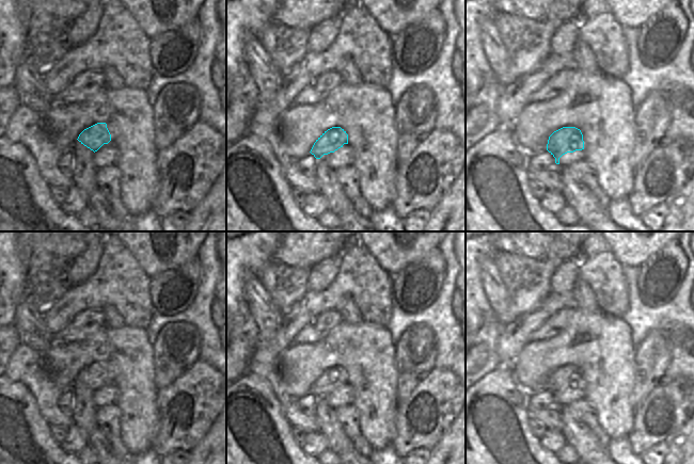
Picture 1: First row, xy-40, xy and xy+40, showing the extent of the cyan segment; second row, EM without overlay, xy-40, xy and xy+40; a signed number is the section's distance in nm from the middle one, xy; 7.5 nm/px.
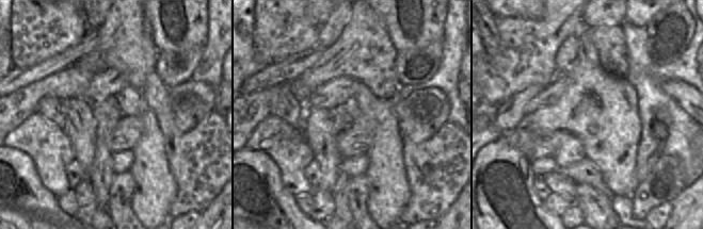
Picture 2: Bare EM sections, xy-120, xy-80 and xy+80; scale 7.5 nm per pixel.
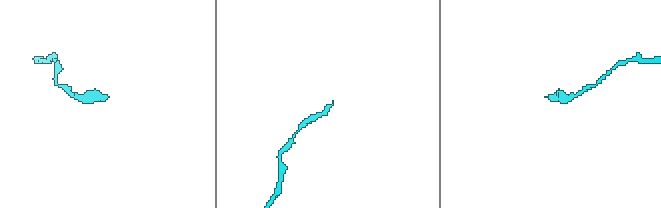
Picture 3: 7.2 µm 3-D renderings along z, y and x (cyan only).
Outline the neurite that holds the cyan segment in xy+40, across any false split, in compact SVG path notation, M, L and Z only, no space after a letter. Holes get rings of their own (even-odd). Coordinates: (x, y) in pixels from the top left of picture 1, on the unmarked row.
M563 366L554 370L549 375L547 389L555 397L555 402L559 406L565 406L585 398L581 369L575 366Z

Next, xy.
M332 366L316 379L310 391L316 398L324 398L330 406L336 409L352 404L354 390L347 383L346 370L341 366Z

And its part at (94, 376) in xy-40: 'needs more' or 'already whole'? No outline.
needs more

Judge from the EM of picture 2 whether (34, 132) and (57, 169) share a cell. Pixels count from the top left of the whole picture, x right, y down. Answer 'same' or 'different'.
same

